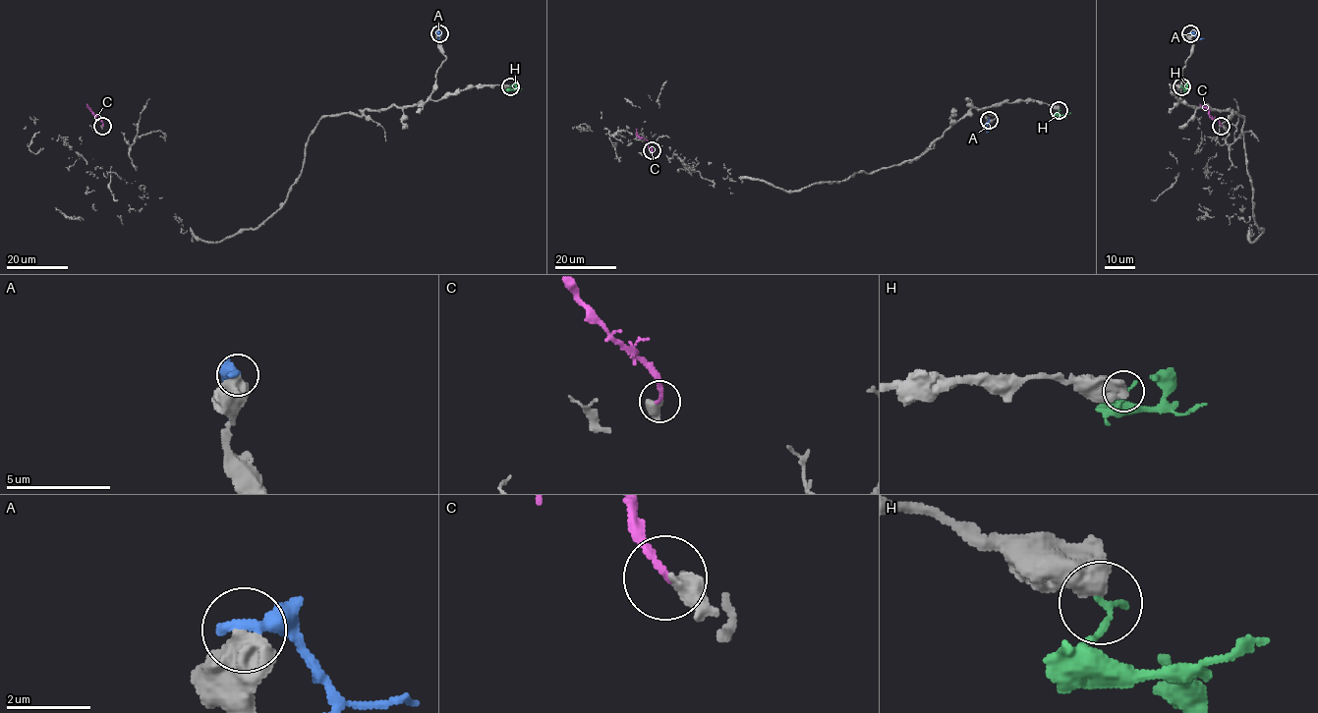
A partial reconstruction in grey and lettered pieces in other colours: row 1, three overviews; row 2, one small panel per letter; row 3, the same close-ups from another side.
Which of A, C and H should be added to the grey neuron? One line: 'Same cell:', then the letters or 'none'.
Same cell: C

